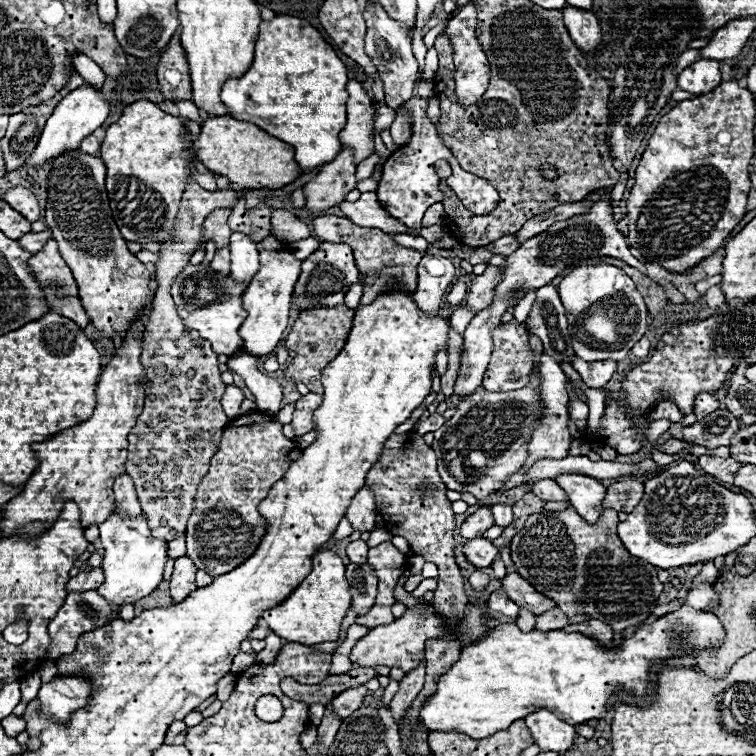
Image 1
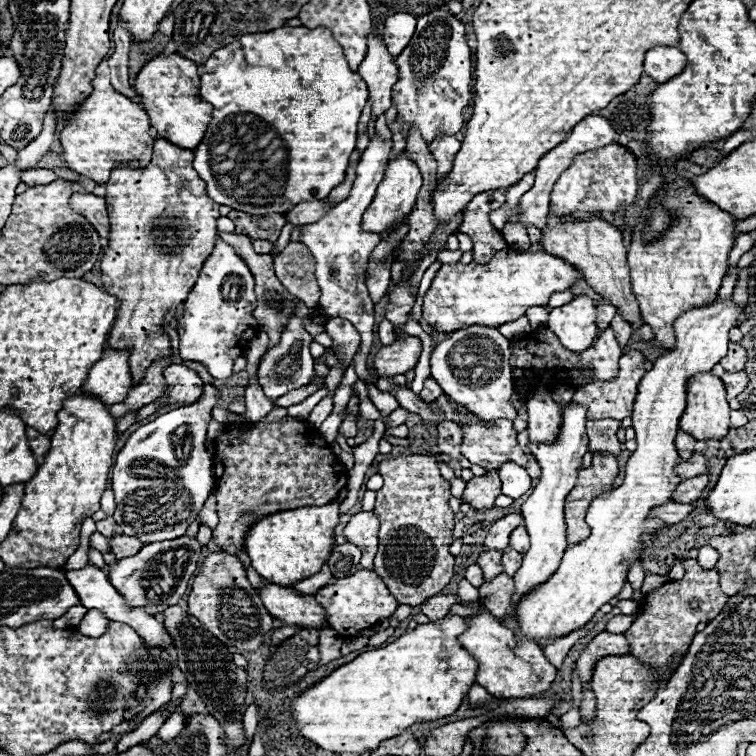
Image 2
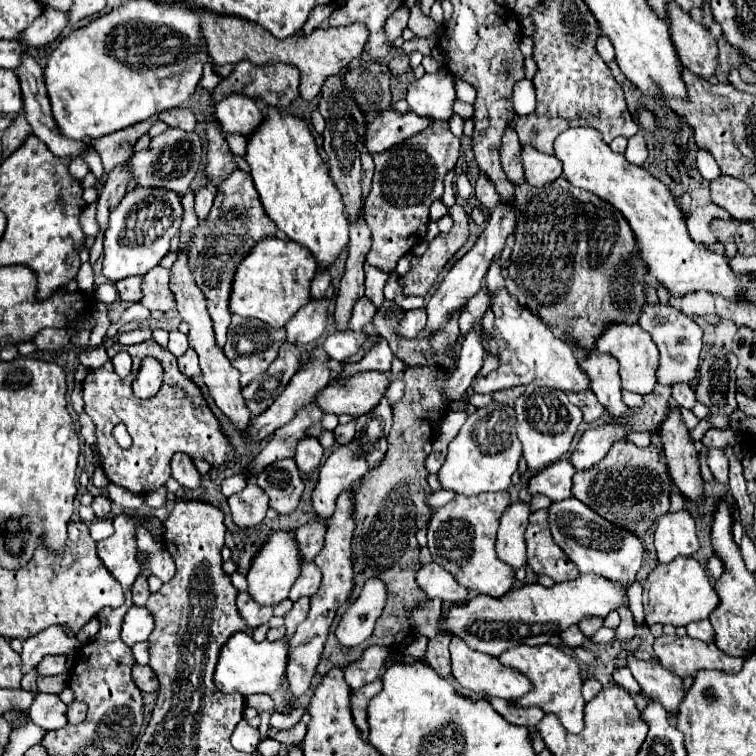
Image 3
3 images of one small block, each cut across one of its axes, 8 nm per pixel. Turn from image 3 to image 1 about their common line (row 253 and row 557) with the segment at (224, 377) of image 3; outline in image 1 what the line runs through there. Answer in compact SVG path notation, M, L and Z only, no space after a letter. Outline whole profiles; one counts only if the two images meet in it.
M180 556L174 564L174 574L170 578L170 594L174 598L174 602L182 602L184 598L190 596L190 592L194 592L196 586L196 566L192 564L192 560L188 556Z

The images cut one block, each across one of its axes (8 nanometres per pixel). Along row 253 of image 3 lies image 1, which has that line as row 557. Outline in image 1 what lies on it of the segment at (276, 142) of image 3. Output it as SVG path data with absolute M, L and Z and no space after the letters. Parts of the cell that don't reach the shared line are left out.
M320 550L312 556L312 572L292 590L292 594L282 602L272 606L262 614L268 628L286 642L298 642L314 646L320 642L334 642L340 632L342 618L350 610L350 588L344 578L344 562L332 550Z

